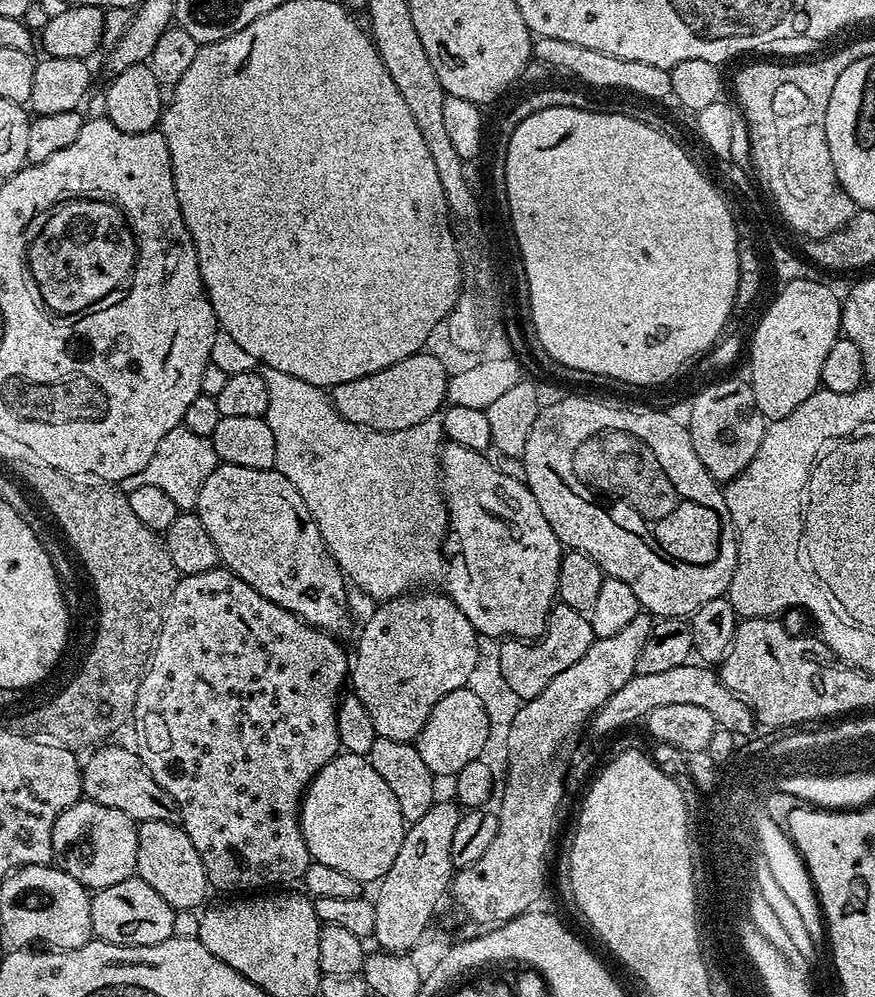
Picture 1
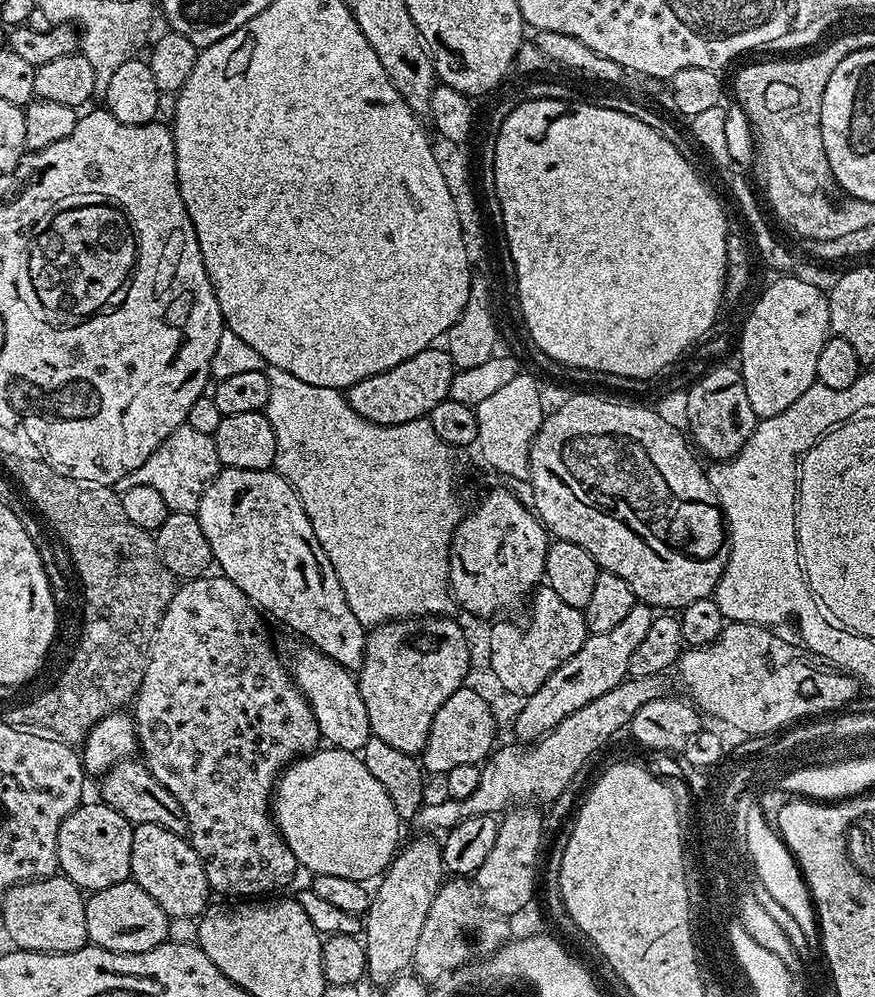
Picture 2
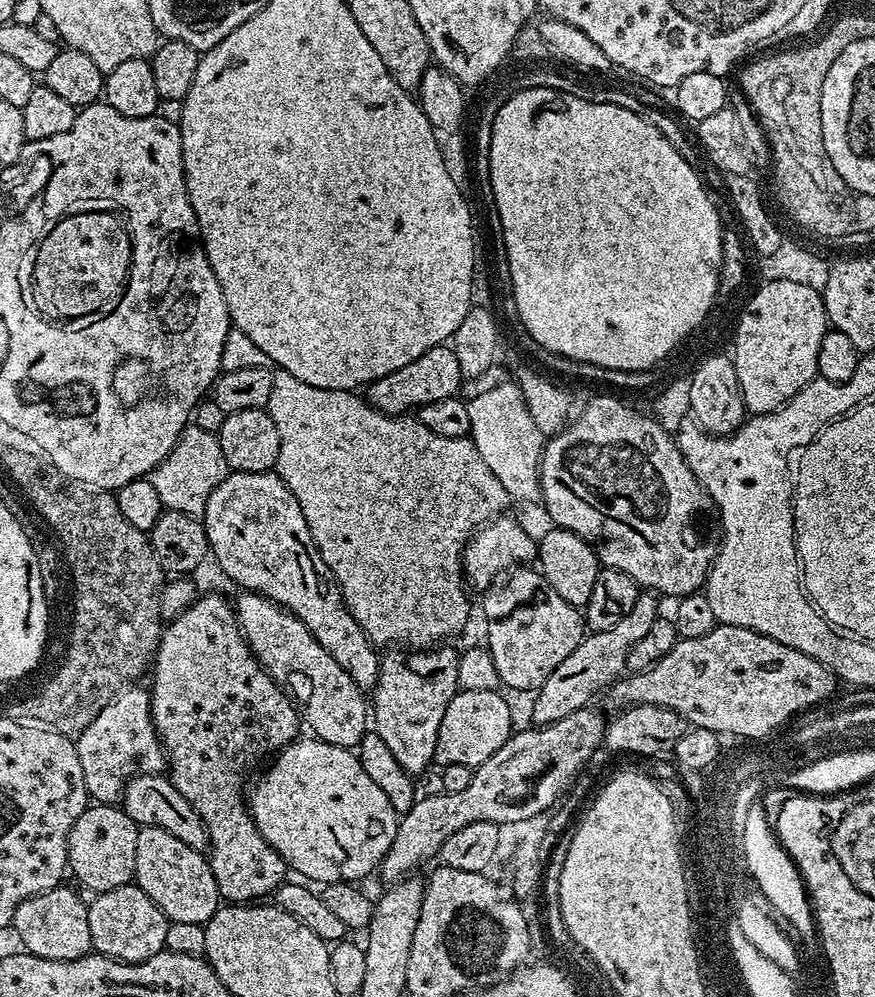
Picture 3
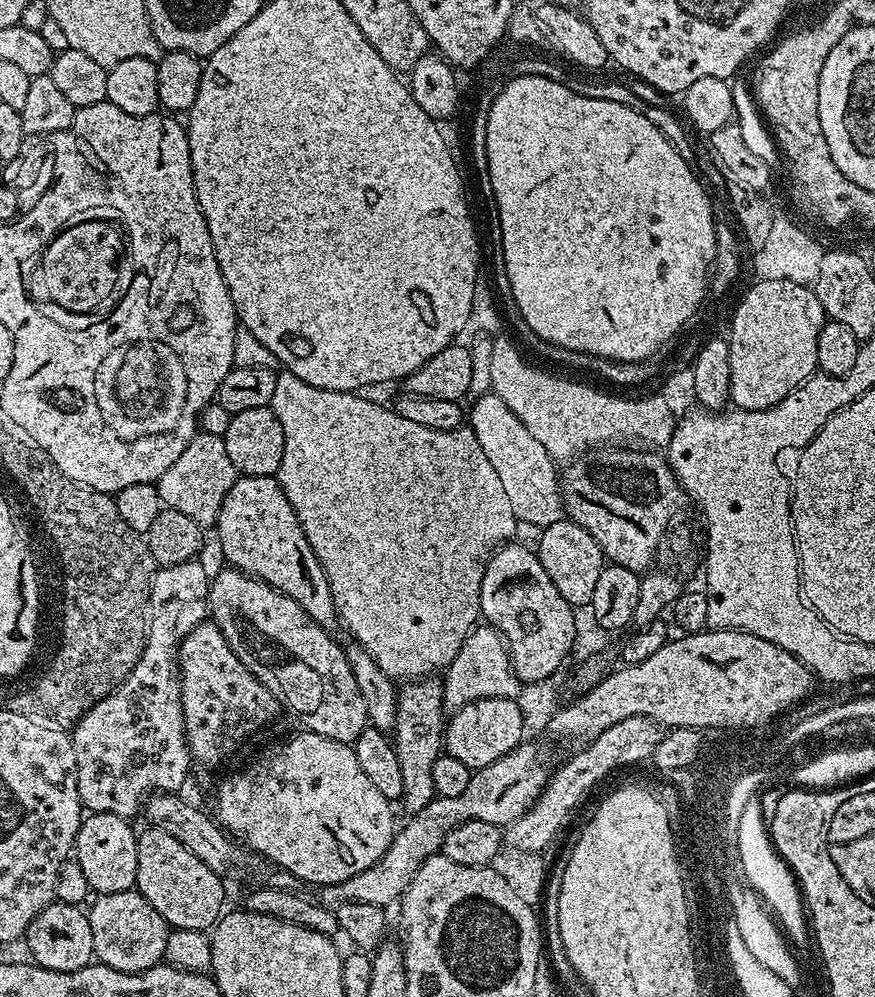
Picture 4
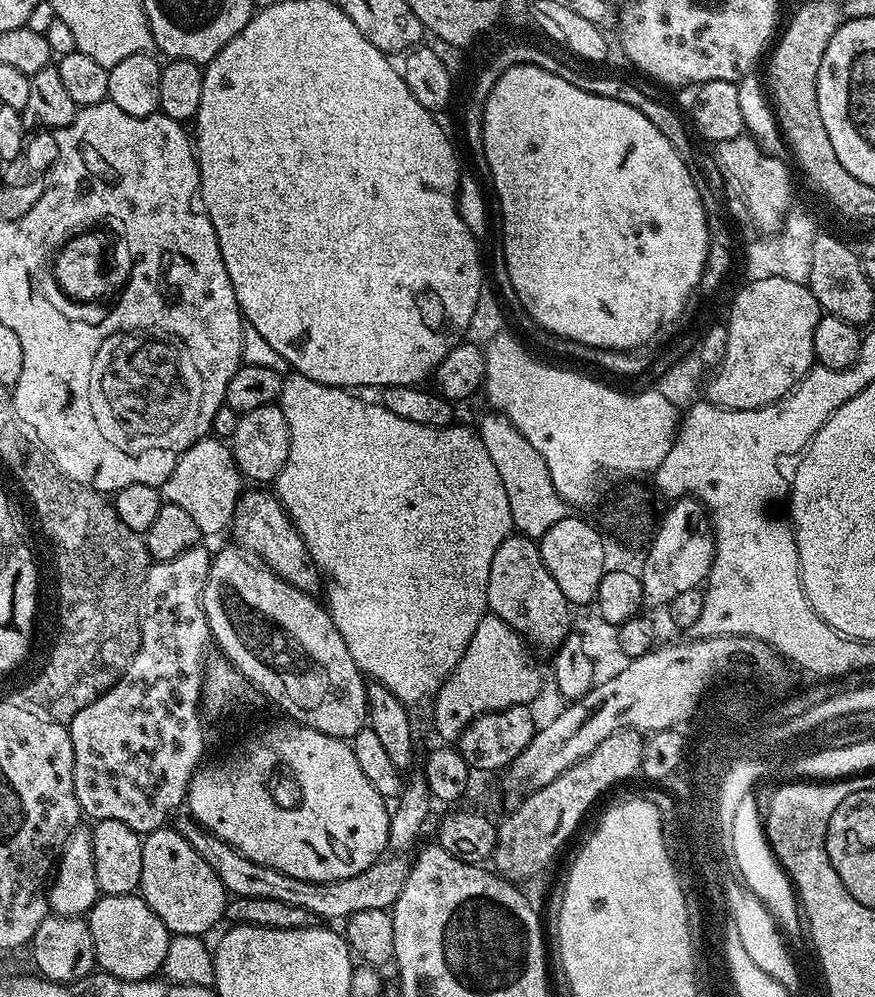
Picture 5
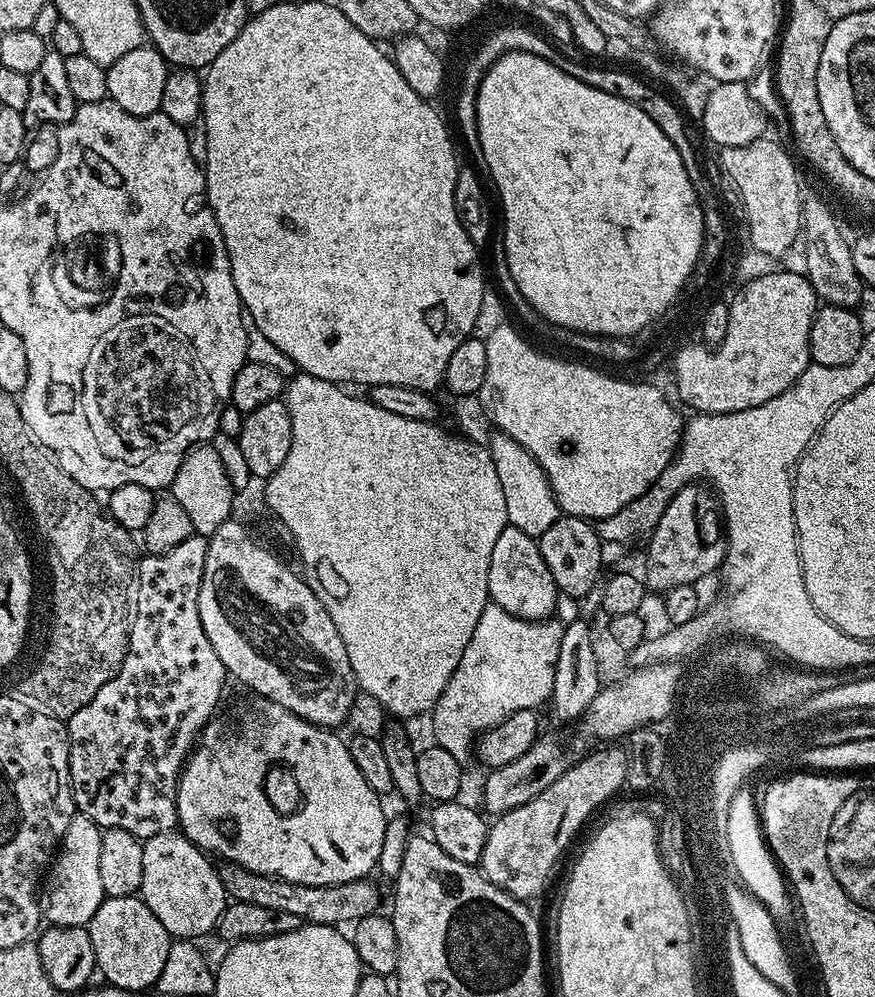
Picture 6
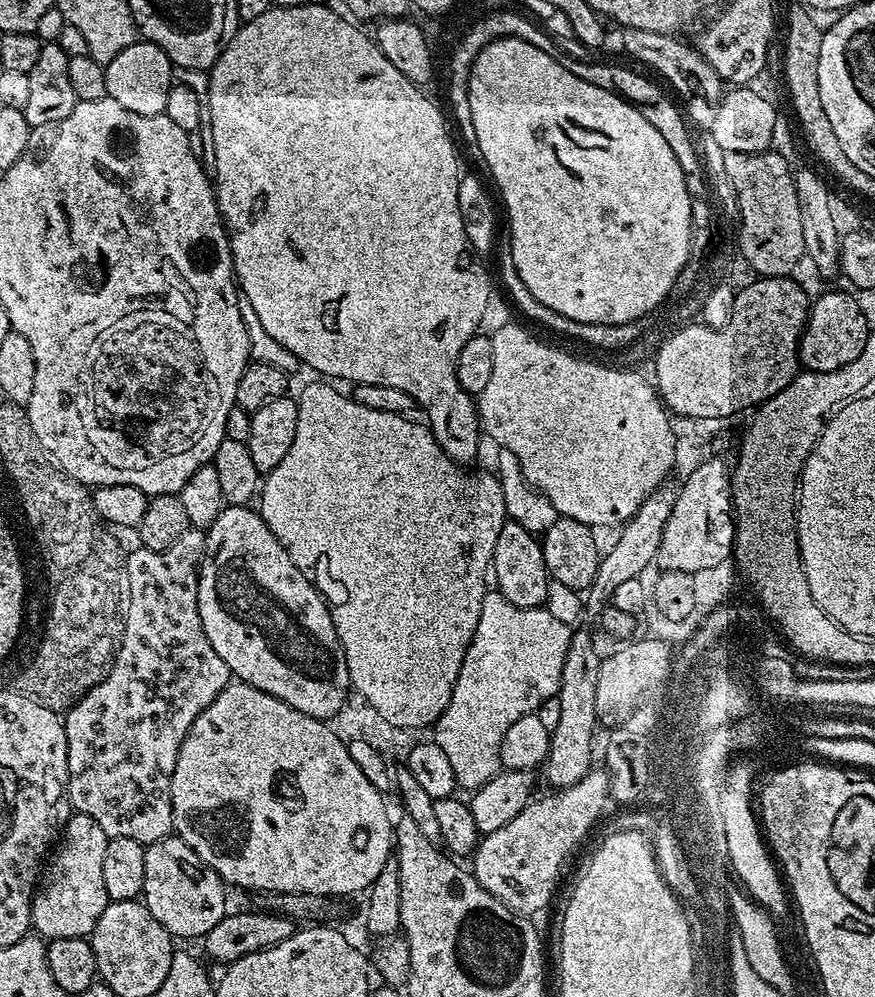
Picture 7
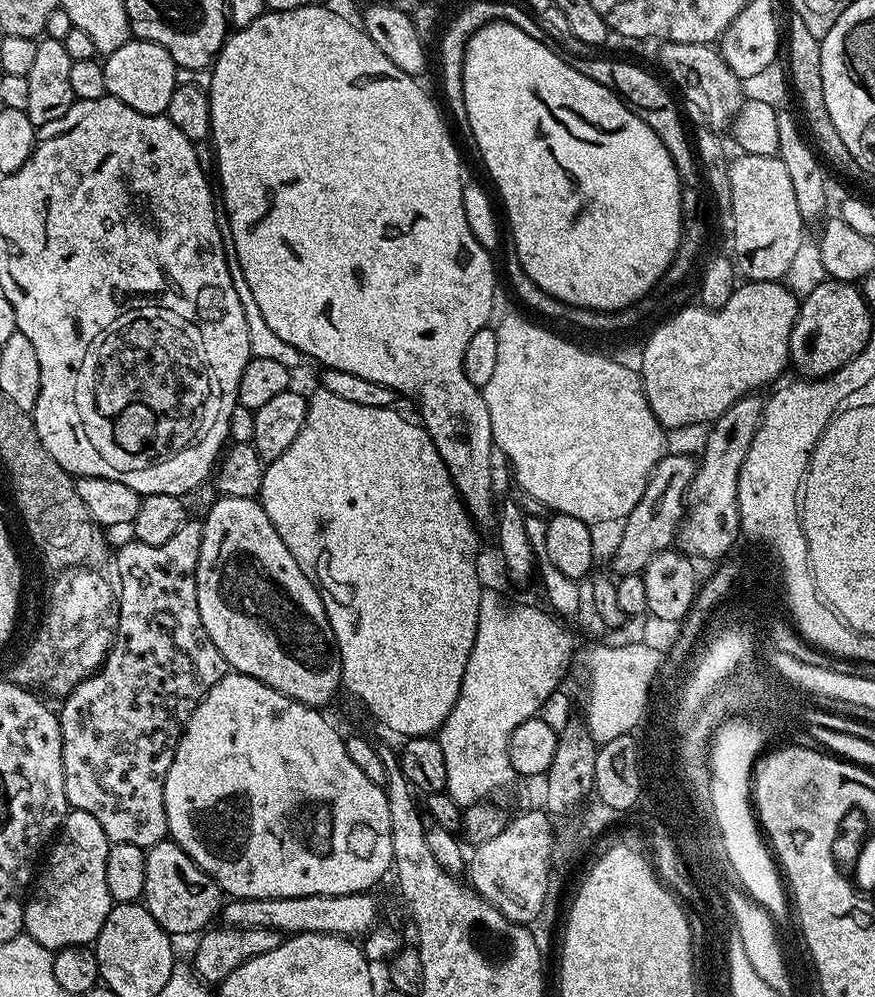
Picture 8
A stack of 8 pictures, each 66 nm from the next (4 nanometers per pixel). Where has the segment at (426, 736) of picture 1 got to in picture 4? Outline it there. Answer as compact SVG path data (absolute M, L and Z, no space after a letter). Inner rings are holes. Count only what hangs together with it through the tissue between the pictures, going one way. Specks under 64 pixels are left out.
M510 696L482 698L451 713L444 729L443 751L458 758L458 762L466 762L468 768L475 770L490 766L490 762L498 762L502 754L510 754L510 750L519 746L525 736L524 716L518 699Z

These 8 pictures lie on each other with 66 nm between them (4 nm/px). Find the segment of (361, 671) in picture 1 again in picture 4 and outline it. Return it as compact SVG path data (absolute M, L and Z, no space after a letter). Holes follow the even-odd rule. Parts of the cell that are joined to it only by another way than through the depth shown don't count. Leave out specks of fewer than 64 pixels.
M439 679L413 680L399 689L394 701L394 731L390 739L396 746L398 766L402 769L402 805L408 816L418 814L418 810L436 796L434 762L438 762L442 754L445 727L444 685Z

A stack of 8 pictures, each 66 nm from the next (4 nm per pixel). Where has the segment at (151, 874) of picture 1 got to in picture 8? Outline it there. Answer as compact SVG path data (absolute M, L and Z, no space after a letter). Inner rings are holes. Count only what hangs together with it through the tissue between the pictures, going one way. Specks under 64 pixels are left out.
M165 838L147 849L142 903L173 937L195 937L215 921L212 920L215 916L217 919L221 915L222 893L219 886L176 845L175 840Z

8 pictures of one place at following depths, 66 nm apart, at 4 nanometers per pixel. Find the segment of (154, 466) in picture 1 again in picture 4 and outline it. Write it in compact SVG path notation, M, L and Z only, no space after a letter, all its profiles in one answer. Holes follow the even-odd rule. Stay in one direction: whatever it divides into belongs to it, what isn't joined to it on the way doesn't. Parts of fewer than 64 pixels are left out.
M201 431L193 436L186 449L175 459L174 466L160 476L156 485L165 507L189 515L200 527L210 528L215 525L222 502L237 478L236 467L227 456L223 437Z

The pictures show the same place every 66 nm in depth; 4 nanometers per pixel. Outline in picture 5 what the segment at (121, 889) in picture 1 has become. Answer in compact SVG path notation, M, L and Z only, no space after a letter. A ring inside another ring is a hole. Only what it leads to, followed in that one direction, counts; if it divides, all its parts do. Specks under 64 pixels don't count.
M101 895L86 919L90 938L94 938L94 954L99 971L119 980L150 980L163 969L170 933L162 918L150 910L143 896Z

